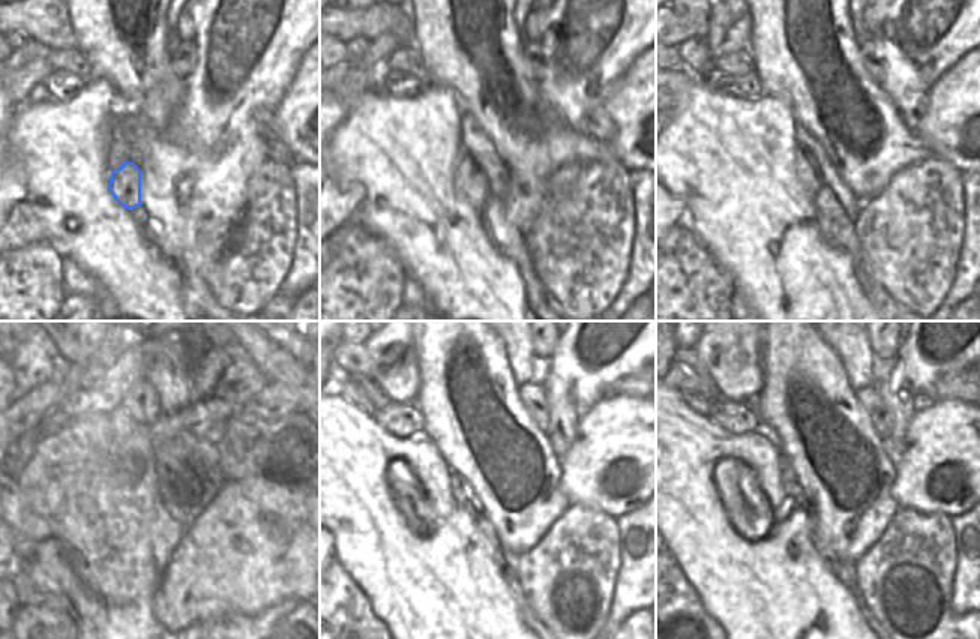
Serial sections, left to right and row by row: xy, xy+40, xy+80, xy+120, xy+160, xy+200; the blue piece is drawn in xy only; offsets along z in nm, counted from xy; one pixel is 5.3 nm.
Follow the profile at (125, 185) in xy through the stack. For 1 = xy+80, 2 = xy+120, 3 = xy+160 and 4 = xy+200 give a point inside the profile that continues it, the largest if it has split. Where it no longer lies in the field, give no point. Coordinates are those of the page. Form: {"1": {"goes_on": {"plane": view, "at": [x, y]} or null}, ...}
{"1": {"goes_on": {"plane": "xy+80", "at": [808, 171]}}, "2": {"goes_on": {"plane": "xy+120", "at": [132, 494]}}, "3": {"goes_on": {"plane": "xy+160", "at": [461, 489]}}, "4": {"goes_on": {"plane": "xy+200", "at": [793, 486]}}}

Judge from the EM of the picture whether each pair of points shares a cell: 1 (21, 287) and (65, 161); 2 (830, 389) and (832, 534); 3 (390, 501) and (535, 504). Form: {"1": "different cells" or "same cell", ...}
{"1": "different cells", "2": "same cell", "3": "different cells"}

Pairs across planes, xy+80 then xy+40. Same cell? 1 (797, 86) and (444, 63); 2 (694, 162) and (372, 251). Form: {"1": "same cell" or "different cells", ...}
{"1": "same cell", "2": "different cells"}

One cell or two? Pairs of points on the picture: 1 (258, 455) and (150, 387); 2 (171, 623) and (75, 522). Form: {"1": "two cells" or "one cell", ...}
{"1": "two cells", "2": "one cell"}

